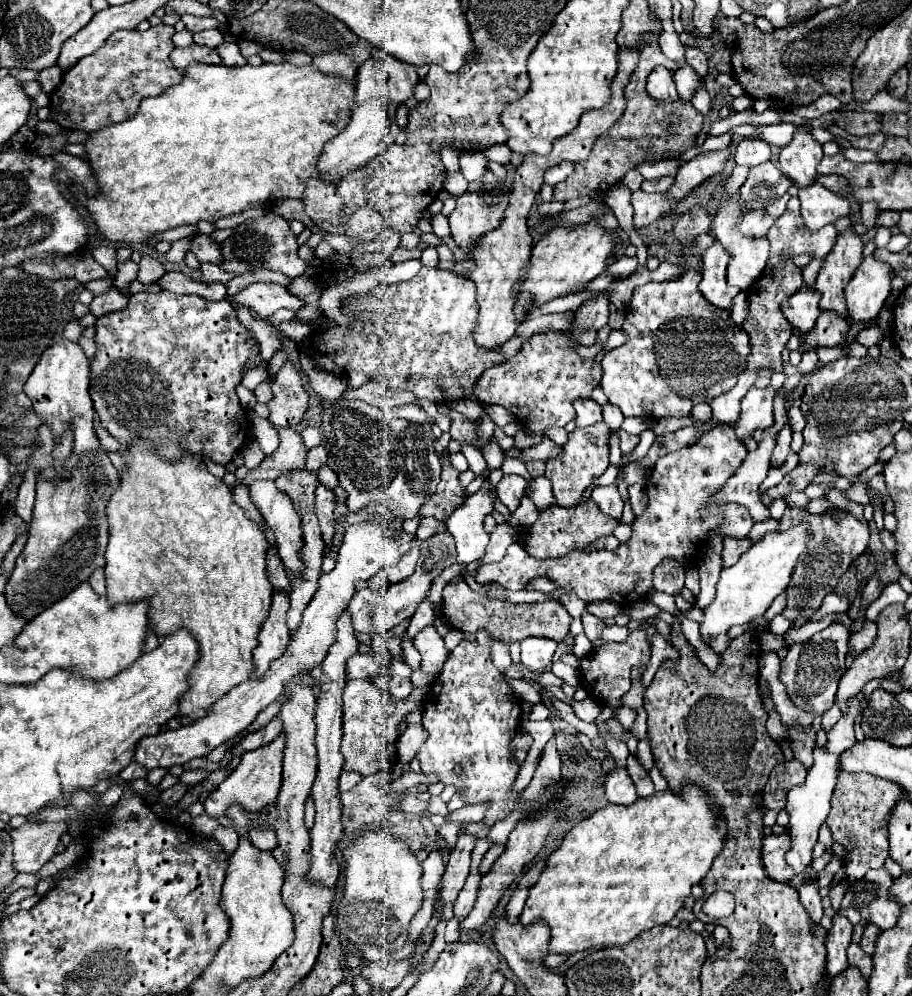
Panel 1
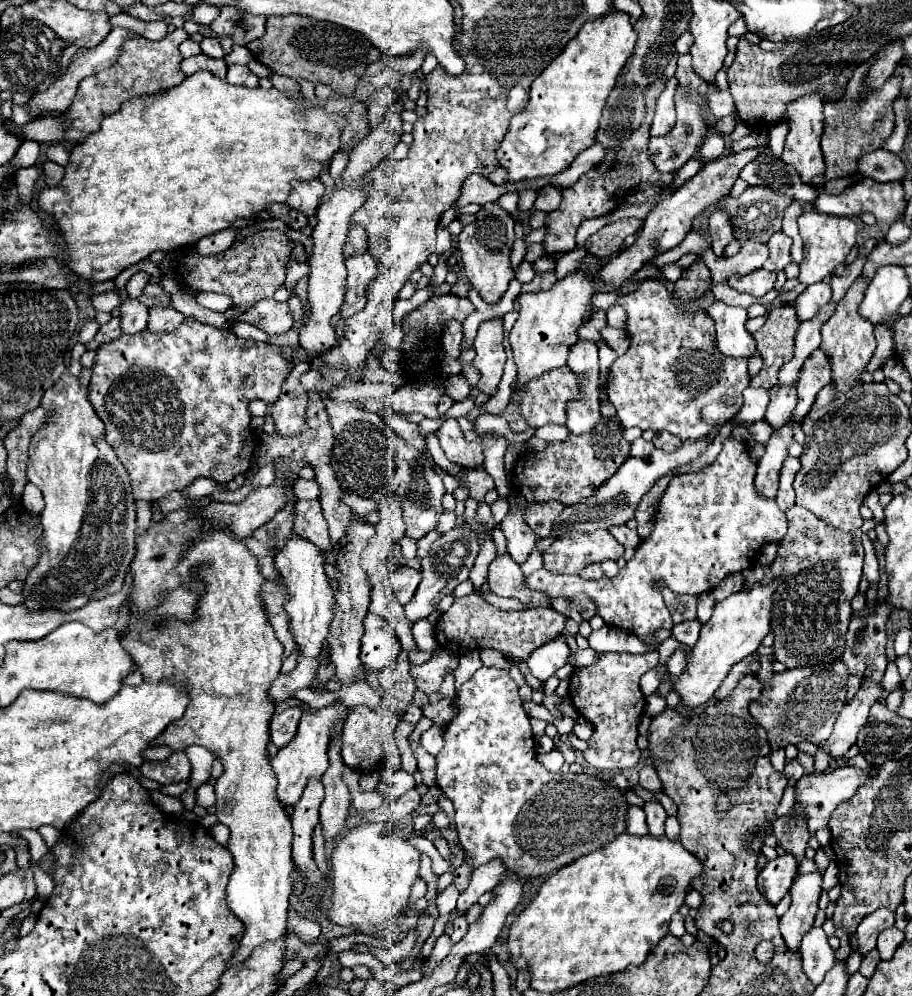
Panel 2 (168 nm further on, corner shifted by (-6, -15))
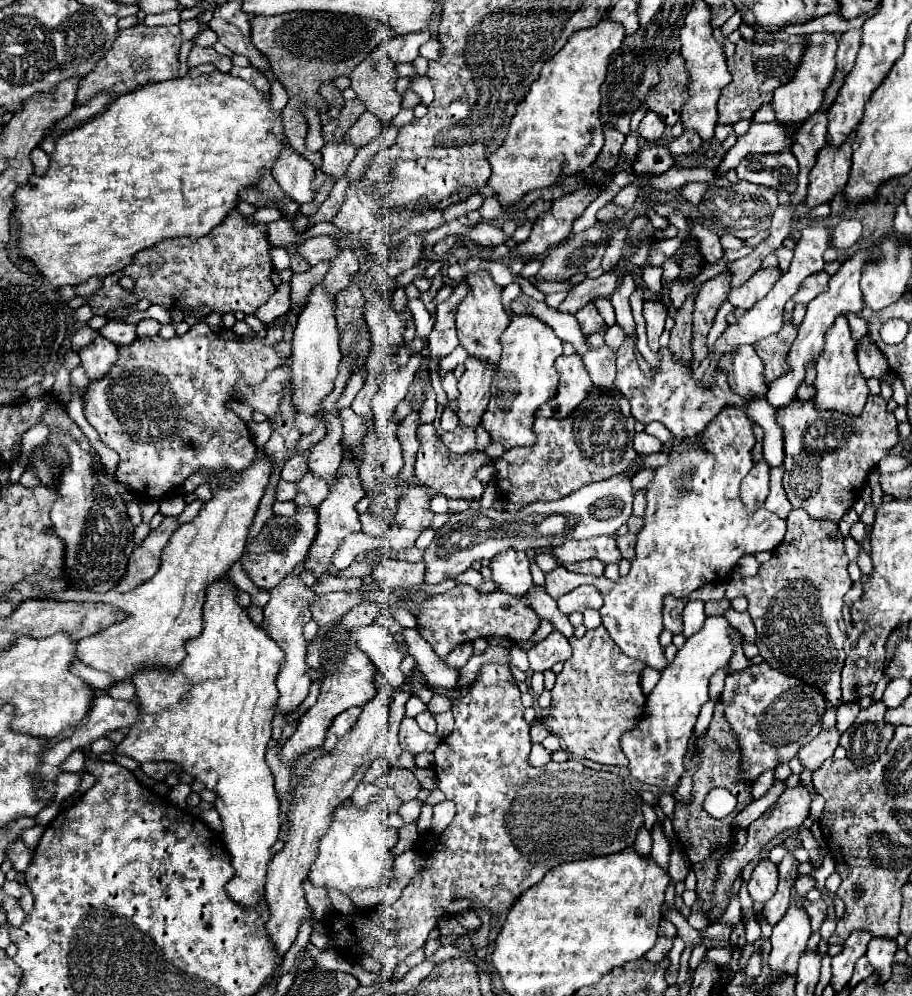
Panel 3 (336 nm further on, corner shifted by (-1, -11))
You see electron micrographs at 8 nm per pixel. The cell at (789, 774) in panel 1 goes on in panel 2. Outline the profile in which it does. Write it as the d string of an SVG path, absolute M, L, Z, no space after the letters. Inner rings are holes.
M796 808L774 822L772 834L776 836L776 846L780 846L786 854L792 854L800 866L802 860L806 858L806 846L810 834L804 828L804 818L796 816L794 812Z

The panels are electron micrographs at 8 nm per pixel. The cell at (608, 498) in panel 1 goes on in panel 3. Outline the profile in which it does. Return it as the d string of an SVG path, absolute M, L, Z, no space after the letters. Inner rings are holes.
M635 534L619 536L617 538L617 546L619 546L623 558L627 558L627 560L633 560L635 558Z

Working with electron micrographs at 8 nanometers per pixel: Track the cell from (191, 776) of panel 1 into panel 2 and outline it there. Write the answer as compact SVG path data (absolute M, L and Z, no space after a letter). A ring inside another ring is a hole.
M196 518L184 524L172 524L168 520L154 524L138 540L138 552L130 572L134 574L130 624L142 628L142 632L130 632L120 642L142 672L144 682L158 684L158 680L172 680L172 684L184 686L190 698L184 716L172 722L152 746L168 746L172 752L178 752L198 744L224 764L224 774L214 785L216 818L230 830L226 848L236 864L226 888L226 902L246 926L240 948L230 962L230 966L236 966L262 942L286 934L288 896L292 892L292 826L284 806L276 798L276 778L268 756L270 720L276 708L268 690L280 674L284 648L258 598L266 578L242 540L234 538L228 530L208 522L202 524ZM196 534L200 536L198 542L186 548L184 538ZM190 580L202 580L206 586L206 592L198 600L194 622L156 626L136 618L148 608L156 608L164 590L178 588Z

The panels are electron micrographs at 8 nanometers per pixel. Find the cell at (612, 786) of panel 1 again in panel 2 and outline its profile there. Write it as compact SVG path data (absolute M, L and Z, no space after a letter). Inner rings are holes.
M632 806L628 810L628 832L632 836L646 836L648 834L648 826L646 826L646 814L642 808Z

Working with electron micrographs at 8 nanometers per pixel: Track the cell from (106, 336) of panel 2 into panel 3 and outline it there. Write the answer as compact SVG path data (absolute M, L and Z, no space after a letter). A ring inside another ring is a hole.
M99 334L91 344L79 350L79 358L89 380L103 376L111 368L111 364L117 360L117 344L113 344L111 340Z

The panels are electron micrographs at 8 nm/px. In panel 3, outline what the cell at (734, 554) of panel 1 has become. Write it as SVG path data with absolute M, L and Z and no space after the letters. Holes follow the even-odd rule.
M727 598L705 602L705 612L707 612L707 616L711 616L711 614L723 614L723 612L727 612L729 608L731 608L731 600L727 600Z

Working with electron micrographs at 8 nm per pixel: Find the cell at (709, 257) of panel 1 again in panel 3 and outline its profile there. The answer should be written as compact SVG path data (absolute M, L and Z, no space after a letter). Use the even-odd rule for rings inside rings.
M743 346L735 356L721 356L719 368L729 374L729 386L743 398L765 398L767 384L763 378L763 362L753 346Z

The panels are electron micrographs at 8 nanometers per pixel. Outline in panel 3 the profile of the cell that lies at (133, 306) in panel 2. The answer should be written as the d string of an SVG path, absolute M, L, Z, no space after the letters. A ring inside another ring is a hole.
M107 320L107 324L99 330L107 340L123 346L131 344L137 338L137 326L127 324L125 320Z

